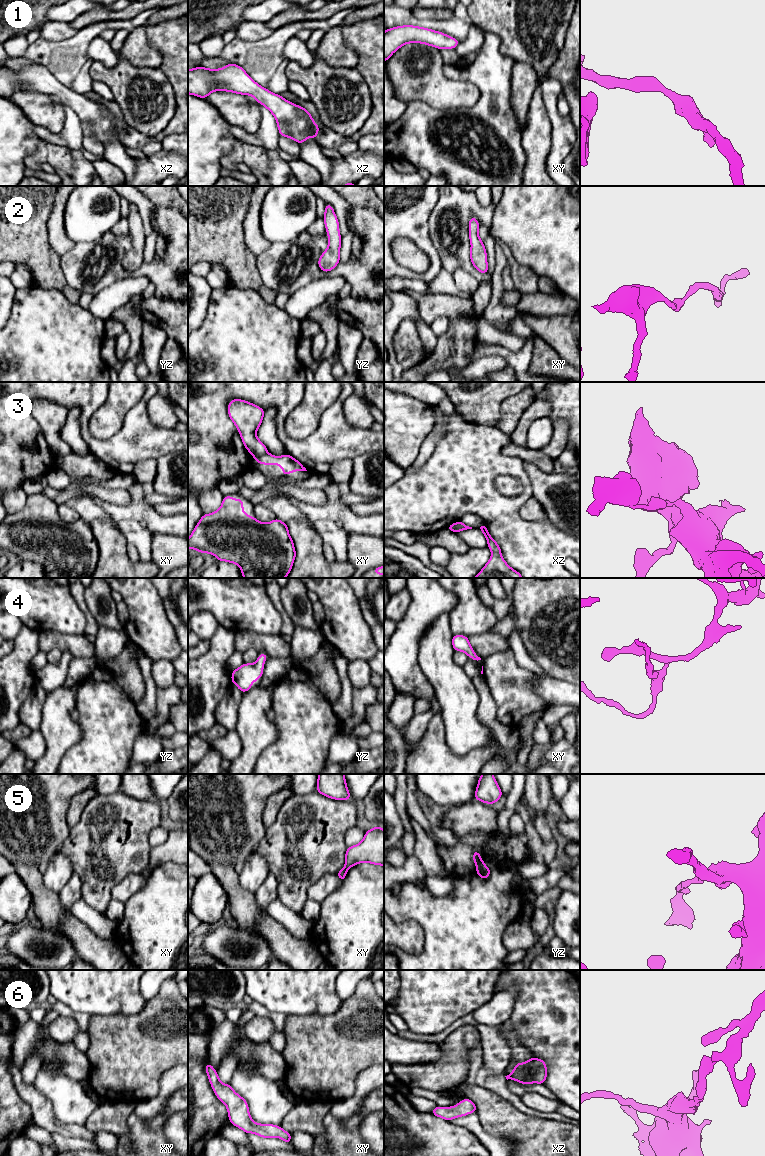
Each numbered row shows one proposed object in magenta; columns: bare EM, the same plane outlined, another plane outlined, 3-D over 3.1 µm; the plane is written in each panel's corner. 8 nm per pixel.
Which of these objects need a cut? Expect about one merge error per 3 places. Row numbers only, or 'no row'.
3, 5

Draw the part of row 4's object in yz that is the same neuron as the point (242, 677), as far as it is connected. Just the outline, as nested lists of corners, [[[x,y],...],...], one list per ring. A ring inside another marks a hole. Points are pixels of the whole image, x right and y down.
[[[261,653],[255,663],[244,663],[239,668],[233,670],[231,680],[242,693],[252,688],[251,683],[256,682],[263,675],[264,662],[268,658],[267,654]]]

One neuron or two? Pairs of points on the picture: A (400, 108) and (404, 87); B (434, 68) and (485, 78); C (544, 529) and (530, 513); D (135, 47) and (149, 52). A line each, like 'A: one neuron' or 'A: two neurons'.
A: two neurons
B: two neurons
C: two neurons
D: one neuron

